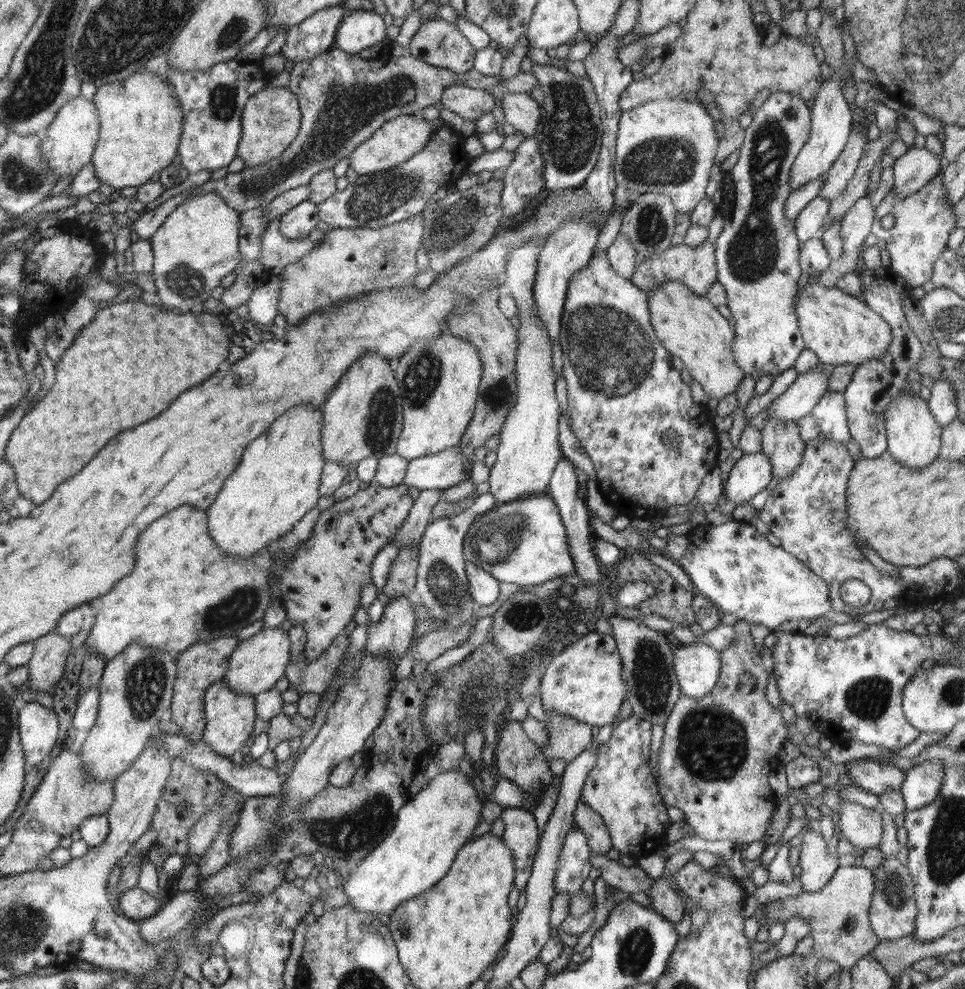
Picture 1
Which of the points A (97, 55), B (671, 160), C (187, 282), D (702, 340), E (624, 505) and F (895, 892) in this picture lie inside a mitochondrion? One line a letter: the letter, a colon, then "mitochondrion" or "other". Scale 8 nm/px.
A: mitochondrion
B: mitochondrion
C: mitochondrion
D: other
E: other
F: mitochondrion

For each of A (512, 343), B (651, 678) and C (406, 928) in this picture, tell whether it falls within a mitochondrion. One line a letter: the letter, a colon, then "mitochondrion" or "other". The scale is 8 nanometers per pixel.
A: other
B: mitochondrion
C: mitochondrion

